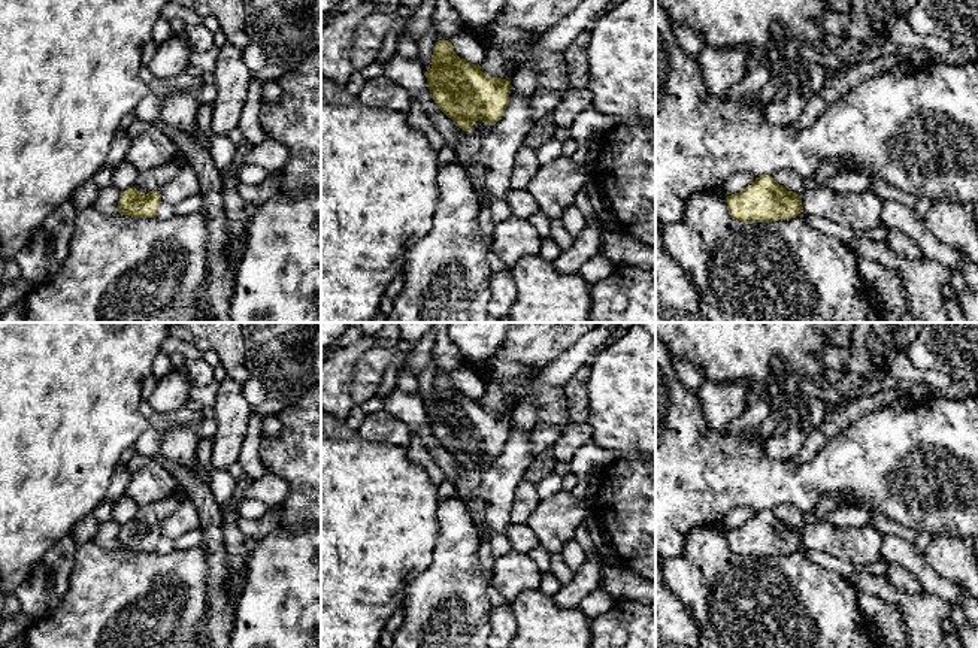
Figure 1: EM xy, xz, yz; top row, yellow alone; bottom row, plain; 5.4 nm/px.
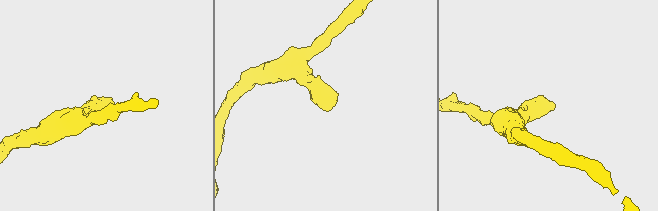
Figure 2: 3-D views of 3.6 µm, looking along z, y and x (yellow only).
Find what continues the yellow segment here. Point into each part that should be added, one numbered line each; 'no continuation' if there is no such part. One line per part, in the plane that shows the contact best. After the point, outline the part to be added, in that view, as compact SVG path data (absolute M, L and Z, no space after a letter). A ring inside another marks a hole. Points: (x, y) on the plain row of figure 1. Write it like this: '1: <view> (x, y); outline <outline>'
1: yz (792, 515); outline M779 505L770 509L779 520L782 520L787 526L796 527L802 530L803 515L806 512L800 511L794 505Z

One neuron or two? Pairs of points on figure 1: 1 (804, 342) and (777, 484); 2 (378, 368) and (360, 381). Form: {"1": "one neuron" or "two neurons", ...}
{"1": "two neurons", "2": "one neuron"}

